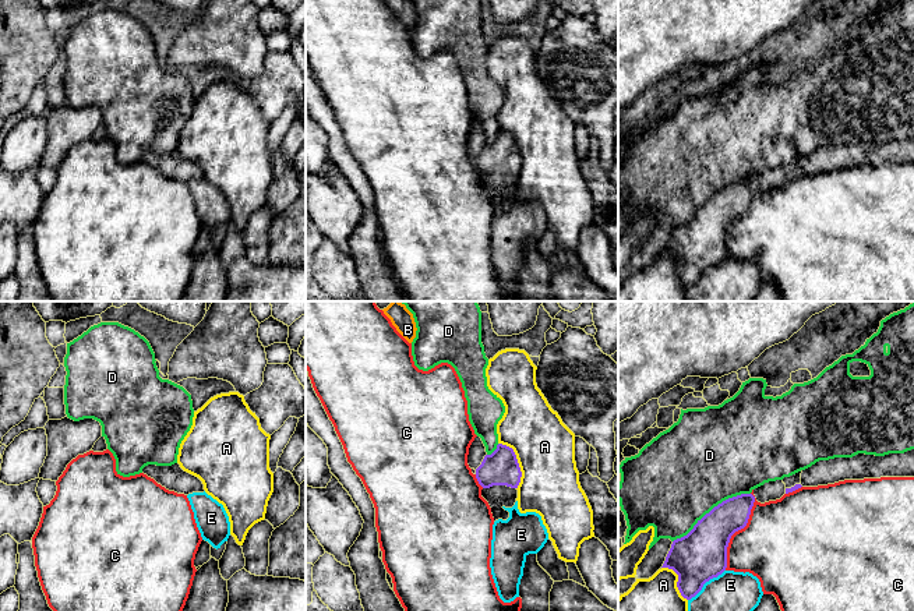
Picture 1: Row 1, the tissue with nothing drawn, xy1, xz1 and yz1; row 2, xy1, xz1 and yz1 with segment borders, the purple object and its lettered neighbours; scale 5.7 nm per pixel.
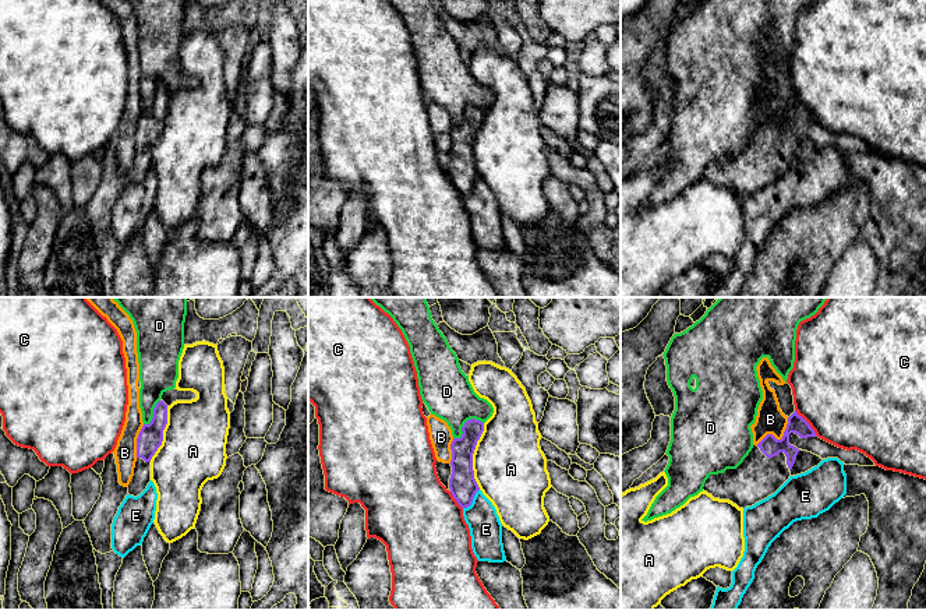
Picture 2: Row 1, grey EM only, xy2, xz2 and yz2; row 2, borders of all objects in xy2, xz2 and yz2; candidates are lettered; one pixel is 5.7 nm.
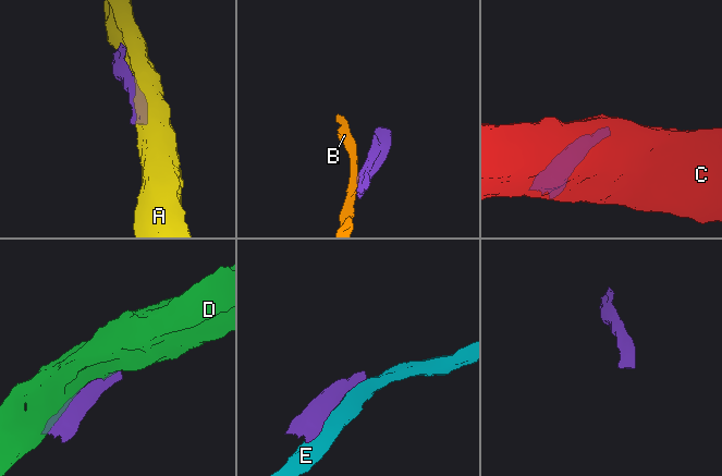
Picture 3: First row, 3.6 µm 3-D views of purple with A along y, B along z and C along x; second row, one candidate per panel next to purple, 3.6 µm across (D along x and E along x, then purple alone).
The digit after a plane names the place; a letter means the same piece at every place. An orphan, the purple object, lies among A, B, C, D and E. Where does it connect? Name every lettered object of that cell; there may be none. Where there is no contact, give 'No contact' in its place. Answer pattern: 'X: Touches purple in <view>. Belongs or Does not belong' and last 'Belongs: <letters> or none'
A: Touches purple in xz2. Does not belong
B: Touches purple in yz2. Does not belong
C: Touches purple in yz1. Does not belong
D: Touches purple in yz1. Does not belong
E: Touches purple in yz1. Does not belong
Belongs: none

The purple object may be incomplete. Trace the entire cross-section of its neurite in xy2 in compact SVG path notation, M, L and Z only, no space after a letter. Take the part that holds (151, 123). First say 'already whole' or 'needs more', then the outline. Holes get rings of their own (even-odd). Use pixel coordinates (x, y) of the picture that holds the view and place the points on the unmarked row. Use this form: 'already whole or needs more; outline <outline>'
needs more; outline M159 88L149 112L144 112L137 126L137 149L128 172L130 183L139 183L151 169L151 147L162 133L163 117L167 112L167 92Z

